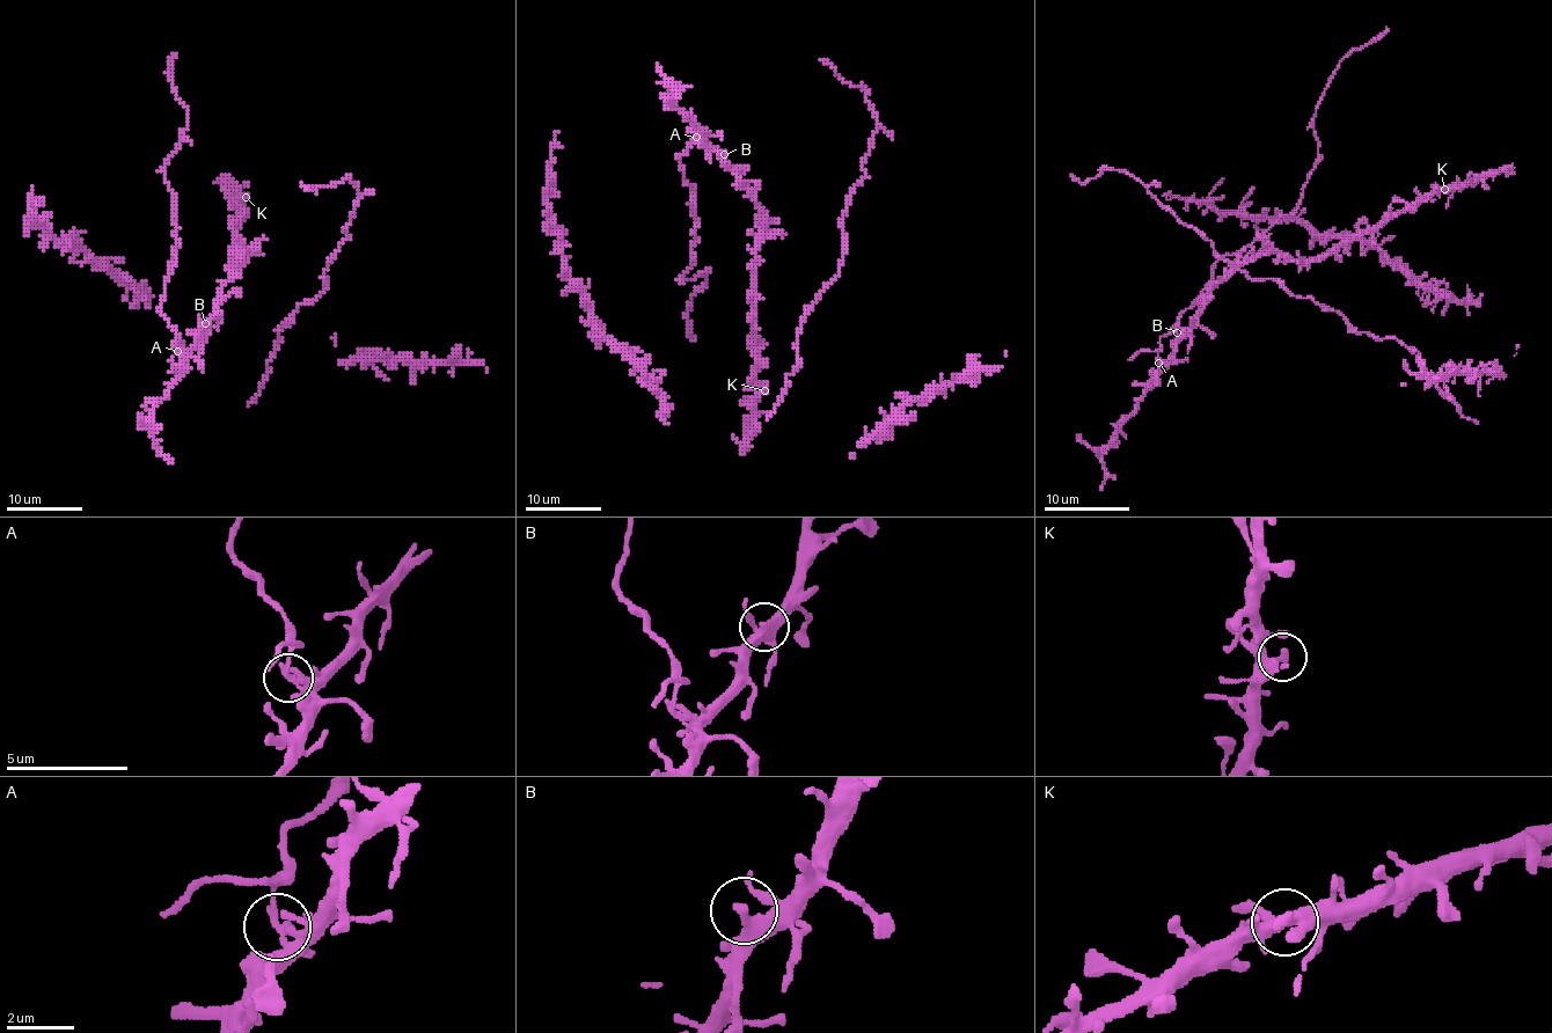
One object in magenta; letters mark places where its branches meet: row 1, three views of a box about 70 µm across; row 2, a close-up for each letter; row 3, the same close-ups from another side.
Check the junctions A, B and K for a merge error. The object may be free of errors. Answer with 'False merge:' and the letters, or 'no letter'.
False merge: A

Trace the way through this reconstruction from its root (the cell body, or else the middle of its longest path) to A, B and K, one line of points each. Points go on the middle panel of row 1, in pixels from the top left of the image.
A: (736, 173), (696, 137)
B: (736, 173), (724, 159), (724, 154)
K: (736, 173), (764, 214), (764, 233), (755, 258), (756, 387), (764, 390)

